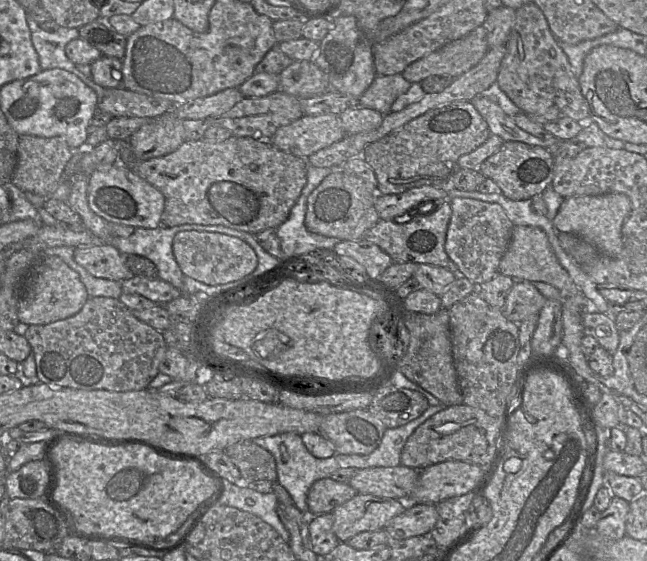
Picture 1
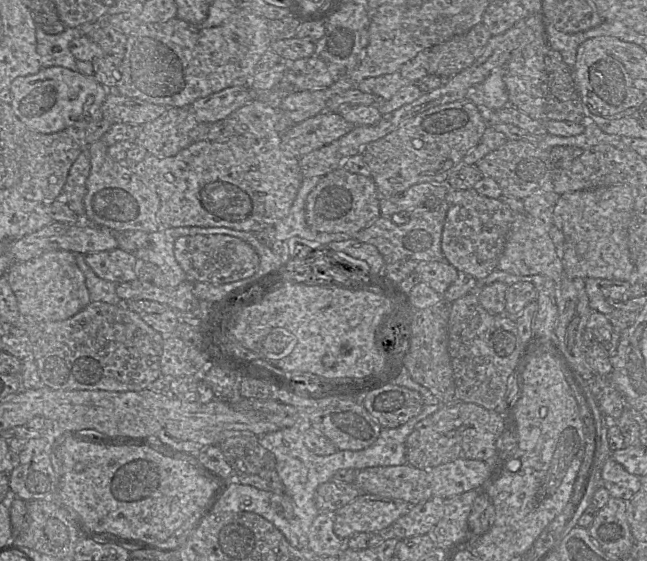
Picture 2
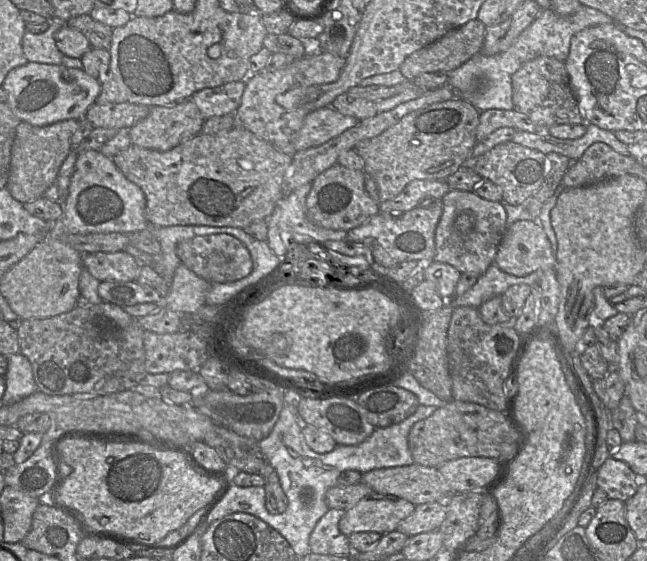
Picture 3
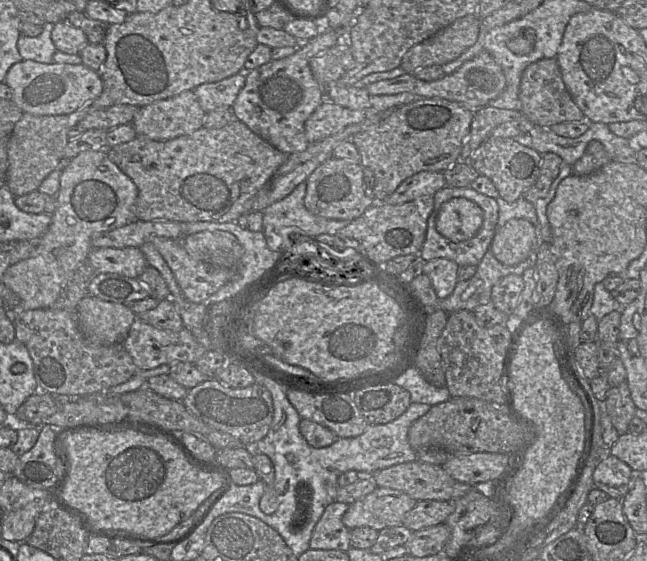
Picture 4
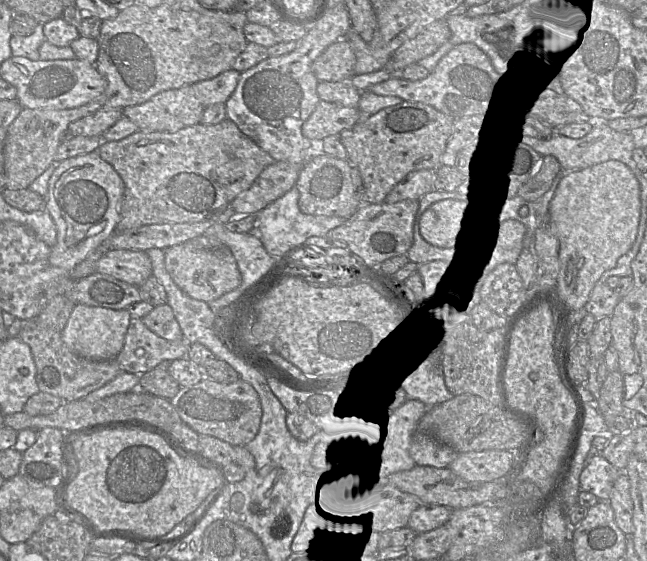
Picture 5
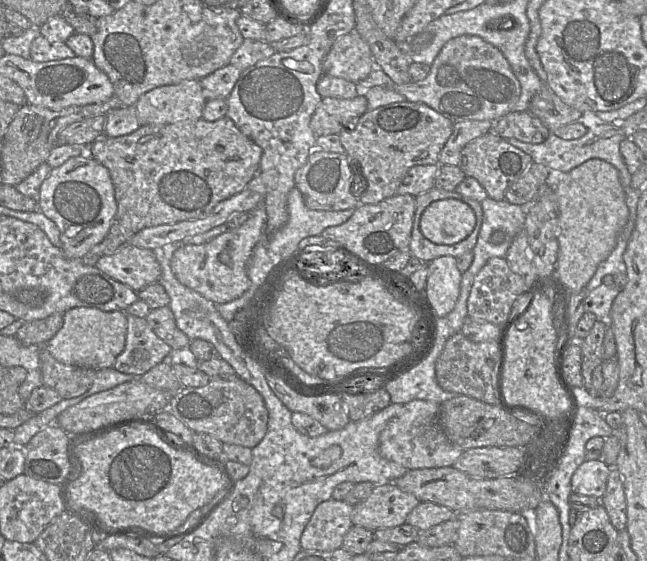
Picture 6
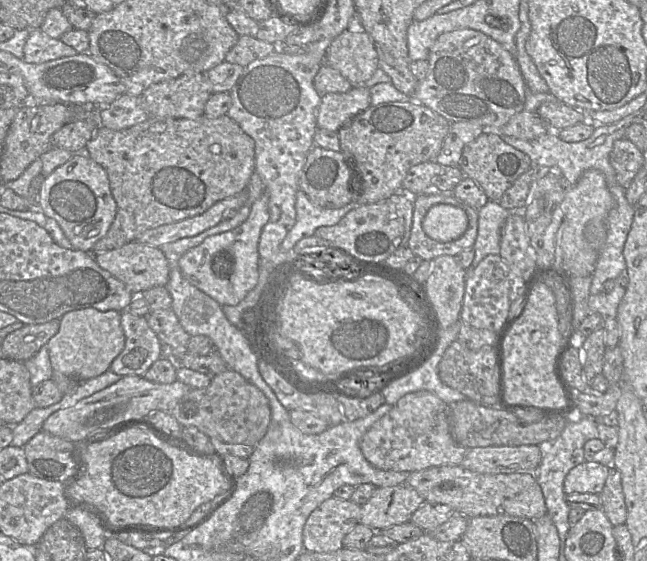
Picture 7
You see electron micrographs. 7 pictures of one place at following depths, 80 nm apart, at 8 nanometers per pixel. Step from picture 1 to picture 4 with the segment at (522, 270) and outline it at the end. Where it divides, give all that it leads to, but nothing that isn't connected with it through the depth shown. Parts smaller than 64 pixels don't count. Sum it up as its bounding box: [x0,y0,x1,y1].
[490,219,540,266]

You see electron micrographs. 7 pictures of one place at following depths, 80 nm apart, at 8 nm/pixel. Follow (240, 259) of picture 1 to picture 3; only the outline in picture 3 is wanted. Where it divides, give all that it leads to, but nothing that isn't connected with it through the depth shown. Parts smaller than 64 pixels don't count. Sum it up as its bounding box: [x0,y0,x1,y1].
[177,234,253,283]

